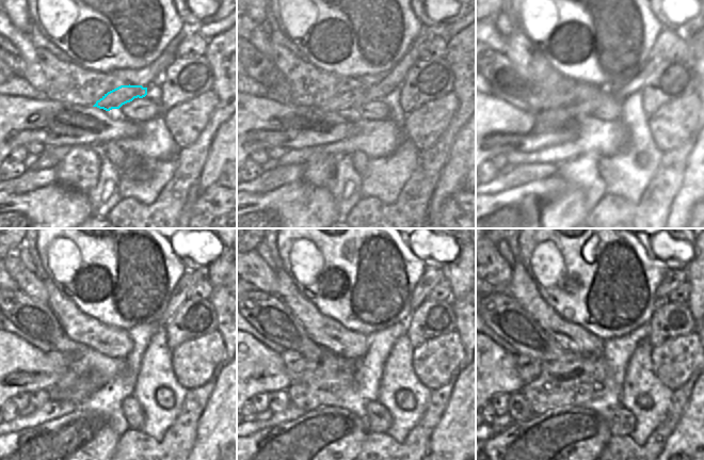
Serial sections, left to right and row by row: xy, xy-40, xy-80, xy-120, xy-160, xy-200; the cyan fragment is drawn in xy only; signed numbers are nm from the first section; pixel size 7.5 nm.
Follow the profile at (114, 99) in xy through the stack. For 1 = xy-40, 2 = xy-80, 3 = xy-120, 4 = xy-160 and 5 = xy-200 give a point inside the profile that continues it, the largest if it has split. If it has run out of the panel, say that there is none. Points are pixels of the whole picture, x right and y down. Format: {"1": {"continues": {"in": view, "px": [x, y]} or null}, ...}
{"1": {"continues": {"in": "xy-40", "px": [394, 78]}}, "2": {"continues": {"in": "xy-80", "px": [667, 37]}}, "3": {"continues": {"in": "xy-120", "px": [190, 279]}}, "4": {"continues": {"in": "xy-160", "px": [432, 276]}}, "5": {"continues": {"in": "xy-200", "px": [673, 279]}}}

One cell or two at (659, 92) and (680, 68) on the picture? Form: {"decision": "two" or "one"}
{"decision": "one"}

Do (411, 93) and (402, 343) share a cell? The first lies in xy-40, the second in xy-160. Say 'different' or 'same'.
different

